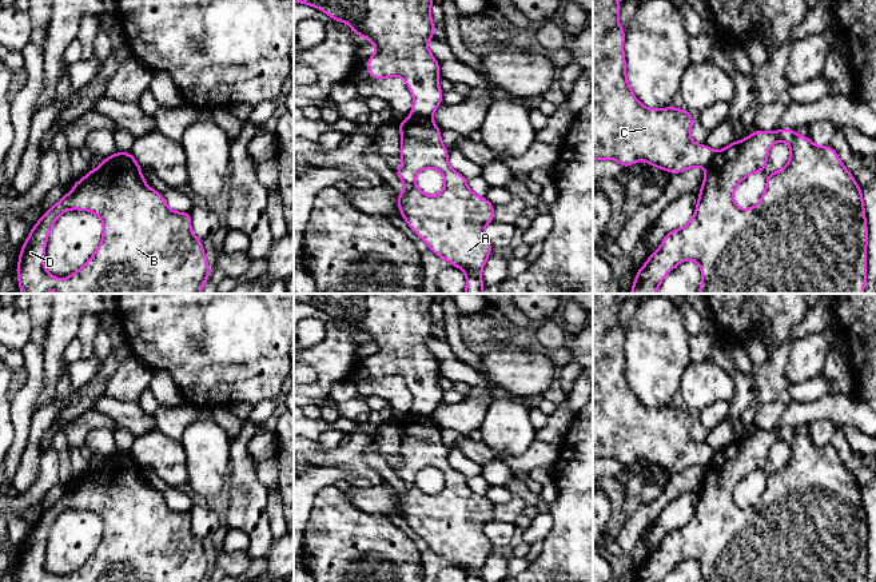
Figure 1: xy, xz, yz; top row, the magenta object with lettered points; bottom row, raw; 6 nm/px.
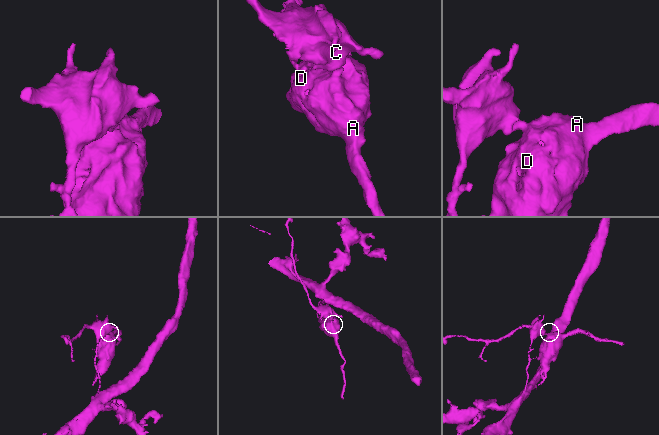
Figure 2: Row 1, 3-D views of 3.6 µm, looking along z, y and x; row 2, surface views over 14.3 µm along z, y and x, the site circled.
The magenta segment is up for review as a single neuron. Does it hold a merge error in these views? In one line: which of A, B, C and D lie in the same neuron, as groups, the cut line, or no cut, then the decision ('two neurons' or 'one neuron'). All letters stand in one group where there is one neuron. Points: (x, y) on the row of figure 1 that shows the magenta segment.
groups A B D / C; cut xz (411, 114), (430, 118); two neurons

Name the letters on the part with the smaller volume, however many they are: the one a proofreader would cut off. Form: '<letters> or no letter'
A, B, D

